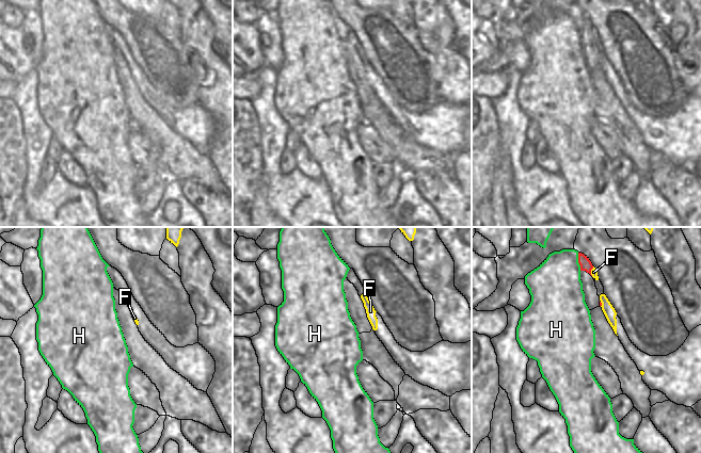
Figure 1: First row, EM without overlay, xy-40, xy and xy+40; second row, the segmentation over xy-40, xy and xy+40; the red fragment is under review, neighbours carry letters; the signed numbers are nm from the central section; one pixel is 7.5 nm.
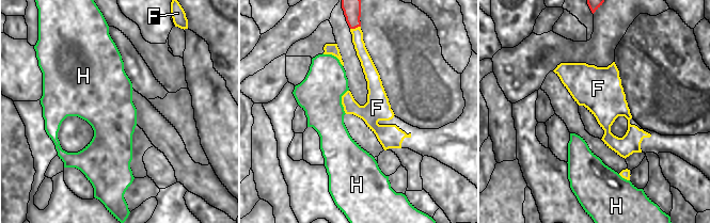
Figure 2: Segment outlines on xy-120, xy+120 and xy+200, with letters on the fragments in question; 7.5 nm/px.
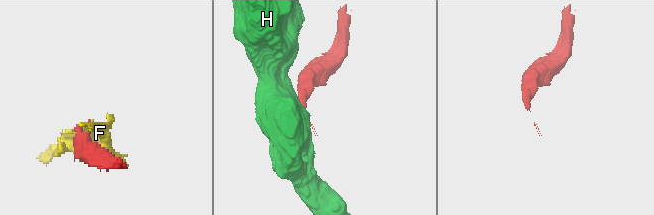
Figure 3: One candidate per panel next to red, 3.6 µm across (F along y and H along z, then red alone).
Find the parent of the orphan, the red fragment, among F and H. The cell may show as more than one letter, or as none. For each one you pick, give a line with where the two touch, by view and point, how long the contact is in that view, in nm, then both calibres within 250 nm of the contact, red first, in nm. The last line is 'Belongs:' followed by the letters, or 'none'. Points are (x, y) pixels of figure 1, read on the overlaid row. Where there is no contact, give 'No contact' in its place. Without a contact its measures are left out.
Belongs: none

